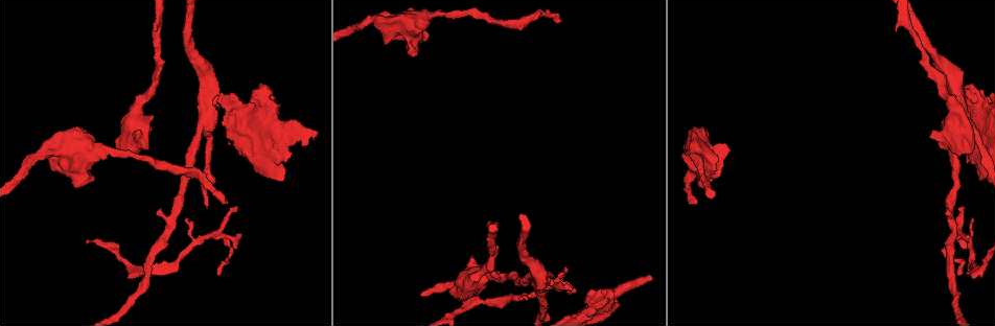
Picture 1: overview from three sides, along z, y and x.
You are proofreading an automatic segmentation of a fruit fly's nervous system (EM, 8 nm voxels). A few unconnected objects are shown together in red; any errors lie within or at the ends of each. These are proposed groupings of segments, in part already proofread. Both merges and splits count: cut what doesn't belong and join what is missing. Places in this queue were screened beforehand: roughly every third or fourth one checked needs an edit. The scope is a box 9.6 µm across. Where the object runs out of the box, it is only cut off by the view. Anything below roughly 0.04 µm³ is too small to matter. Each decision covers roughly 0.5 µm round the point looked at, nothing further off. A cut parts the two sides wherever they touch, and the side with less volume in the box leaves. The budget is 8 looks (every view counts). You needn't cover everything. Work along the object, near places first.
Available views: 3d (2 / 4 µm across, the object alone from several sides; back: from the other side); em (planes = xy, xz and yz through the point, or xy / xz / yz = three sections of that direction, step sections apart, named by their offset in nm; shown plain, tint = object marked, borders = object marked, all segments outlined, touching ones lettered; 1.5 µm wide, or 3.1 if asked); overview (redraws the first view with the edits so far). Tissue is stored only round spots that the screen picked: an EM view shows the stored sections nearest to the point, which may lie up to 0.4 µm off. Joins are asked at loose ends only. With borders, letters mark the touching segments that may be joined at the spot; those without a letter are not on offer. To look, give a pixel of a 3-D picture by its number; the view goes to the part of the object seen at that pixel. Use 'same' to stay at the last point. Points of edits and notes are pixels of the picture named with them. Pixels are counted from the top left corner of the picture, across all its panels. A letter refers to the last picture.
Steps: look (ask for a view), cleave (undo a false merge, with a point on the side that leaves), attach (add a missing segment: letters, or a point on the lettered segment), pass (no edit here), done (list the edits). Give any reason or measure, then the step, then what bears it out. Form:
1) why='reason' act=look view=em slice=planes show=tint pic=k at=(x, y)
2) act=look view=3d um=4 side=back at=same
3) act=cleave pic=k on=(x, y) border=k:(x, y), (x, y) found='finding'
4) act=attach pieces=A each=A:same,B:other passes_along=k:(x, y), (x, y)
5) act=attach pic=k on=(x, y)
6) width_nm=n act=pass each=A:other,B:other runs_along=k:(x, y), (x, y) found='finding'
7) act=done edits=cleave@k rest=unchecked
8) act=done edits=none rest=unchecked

why='branch stops here' act=look view=em slice=xz step=4 show=borders pic=1 at=(932, 135)

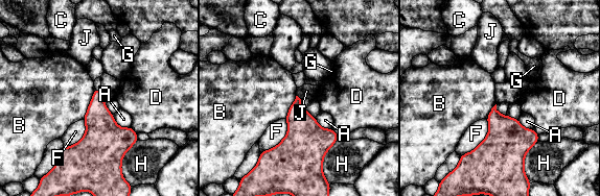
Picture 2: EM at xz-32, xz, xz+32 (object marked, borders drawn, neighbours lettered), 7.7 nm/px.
act=pass each=A:other,B:other,C:other,D:other,F:other,G:other,H:other,J:other border=2:(95, 89), (87, 114), (82, 119) found='no lettered segment goes on from it'

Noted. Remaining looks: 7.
act=look view=3d um=2 pic=1 at=(223, 203)

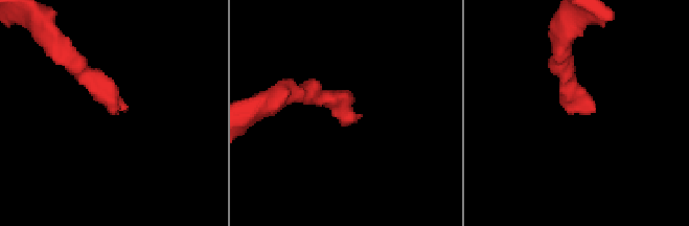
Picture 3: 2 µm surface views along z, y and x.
act=look view=em slice=planes show=borders pic=3 at=(346, 124)

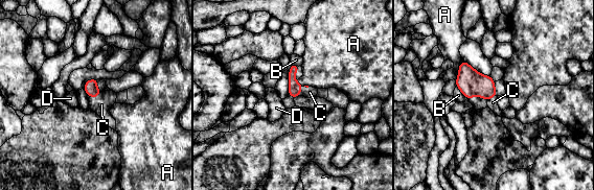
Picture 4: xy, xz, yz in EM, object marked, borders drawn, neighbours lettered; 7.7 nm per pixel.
width_nm=100 act=attach pieces=C each=A:other,B:other,C:same,D:other passes_along=4:(295, 89), (301, 88), (310, 92) found='the cell continues'

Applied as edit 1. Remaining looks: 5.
act=look view=overview

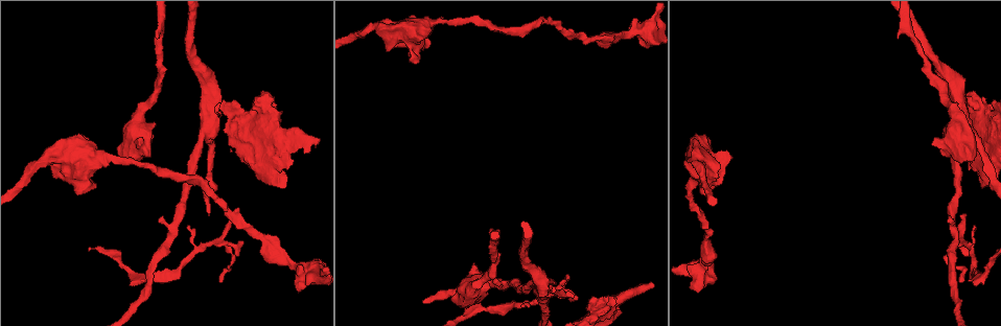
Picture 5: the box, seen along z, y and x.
why='thin end' act=look view=3d um=4 pic=5 at=(572, 297)

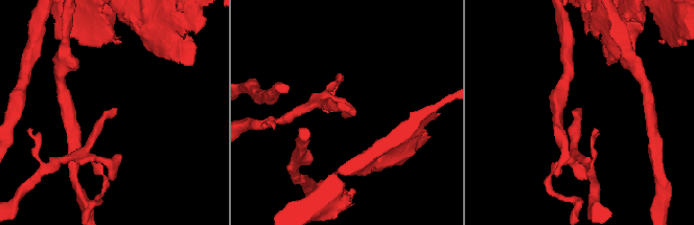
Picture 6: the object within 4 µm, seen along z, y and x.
why='need the tissue' act=look view=em slice=planes show=borders pic=6 at=(350, 110)

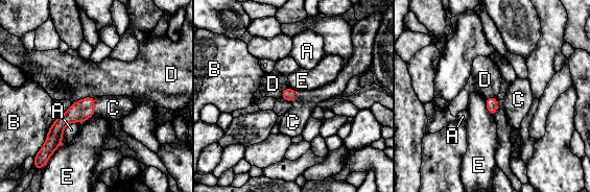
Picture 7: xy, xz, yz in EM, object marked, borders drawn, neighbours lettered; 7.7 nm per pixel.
width_nm=90 act=attach pieces=C each=A:other,B:other,C:same,D:other,E:other found='it goes on there'

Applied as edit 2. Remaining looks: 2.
act=done edits=attach@4,attach@7 rest=unchecked

